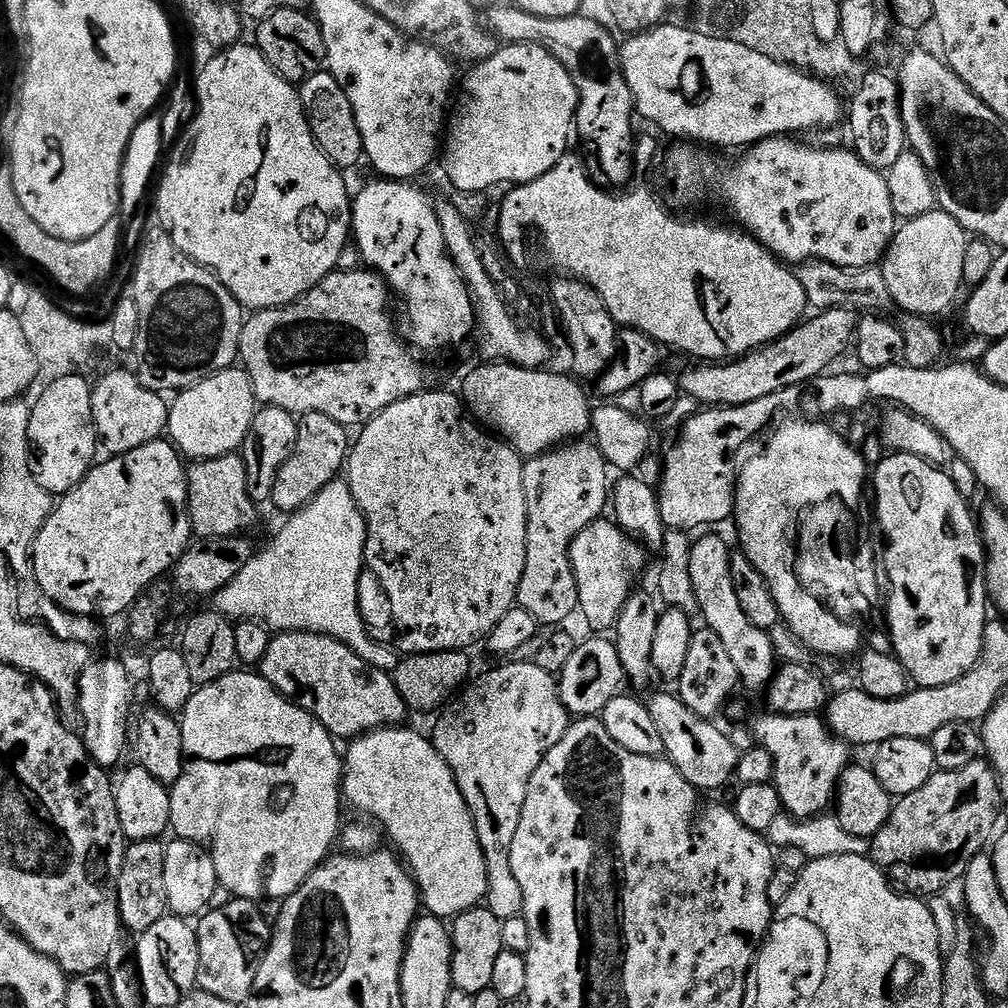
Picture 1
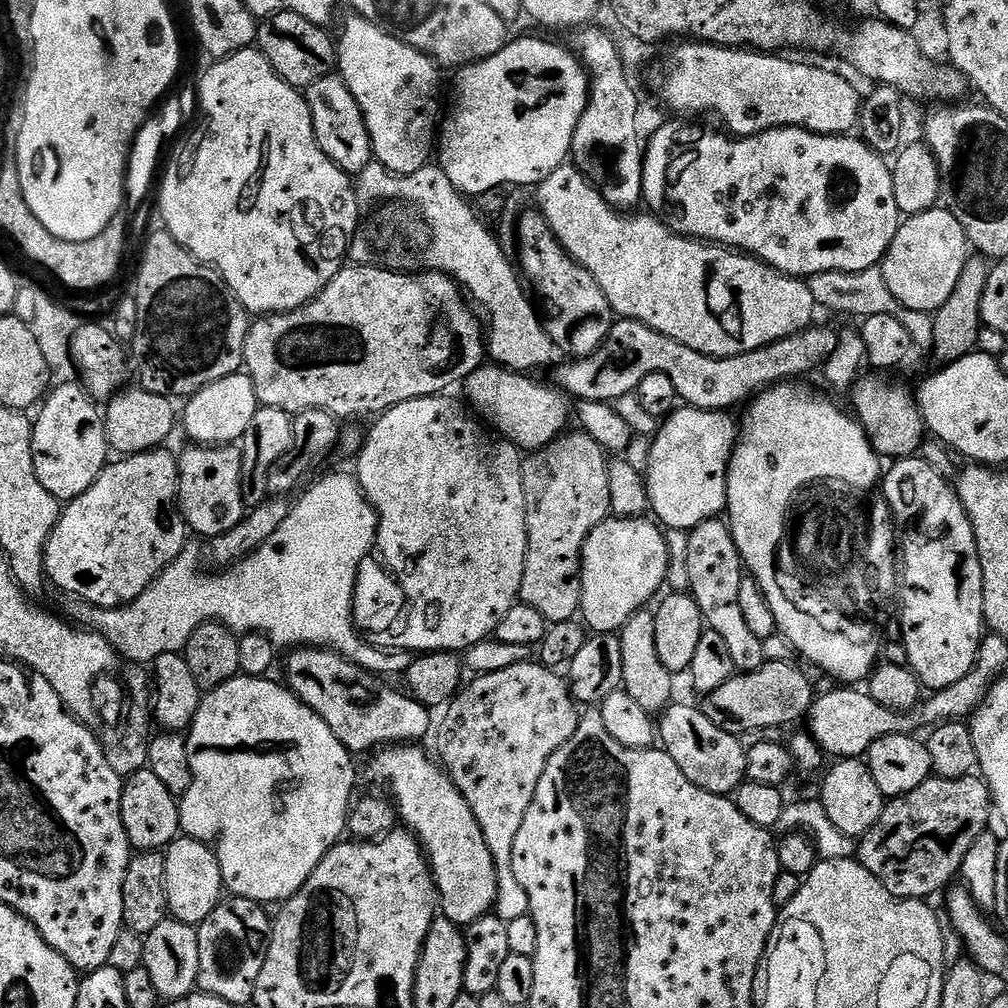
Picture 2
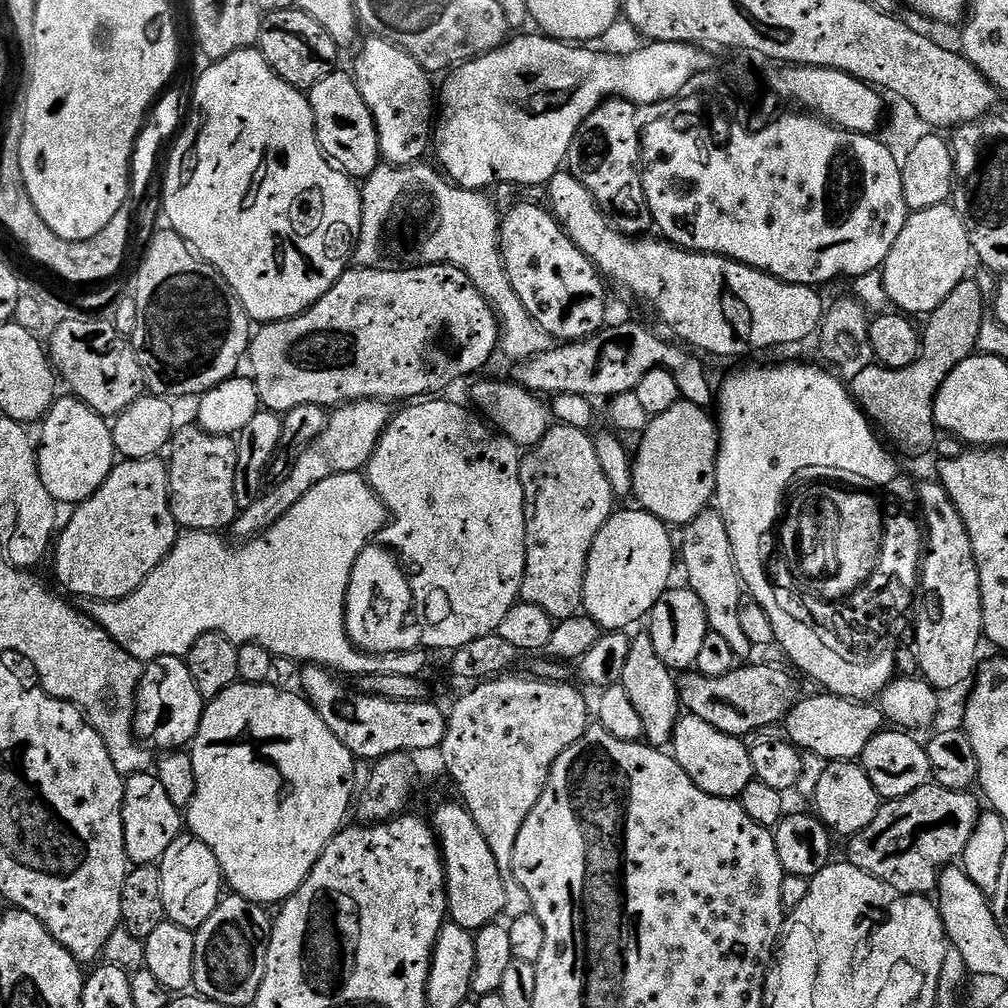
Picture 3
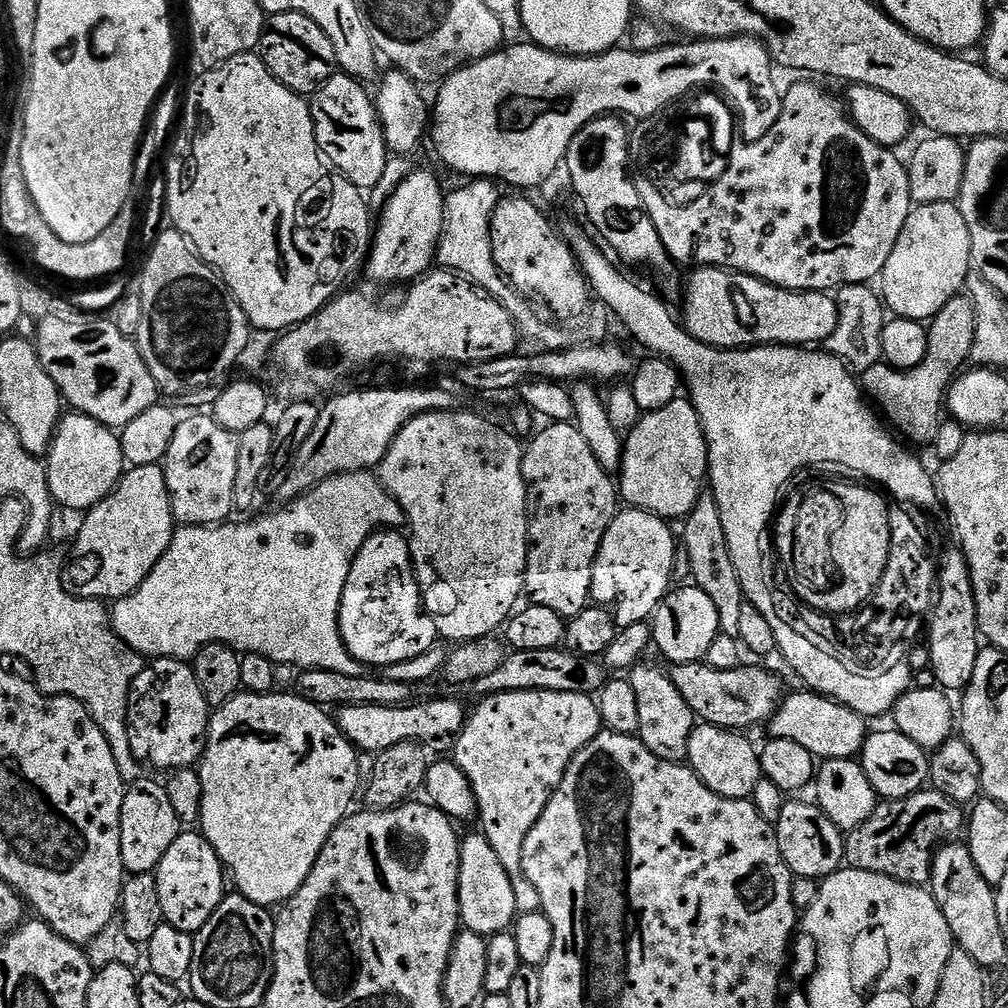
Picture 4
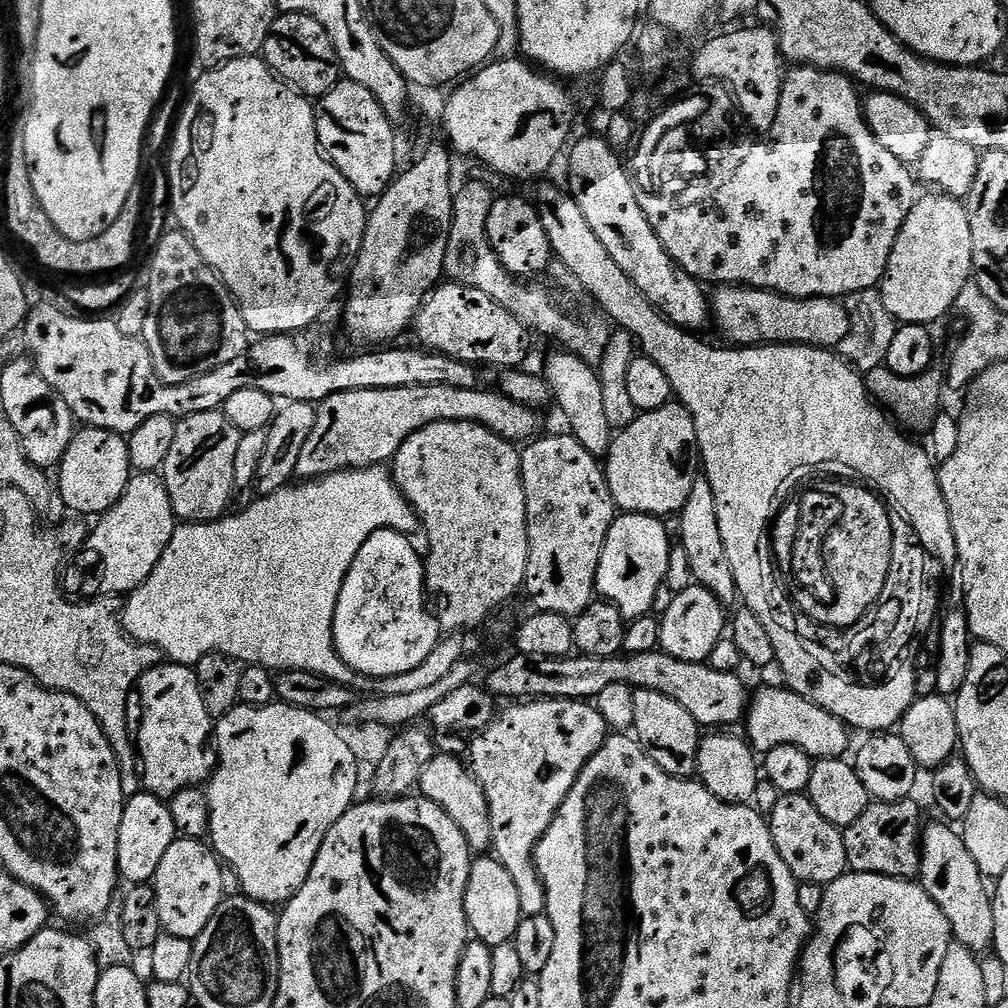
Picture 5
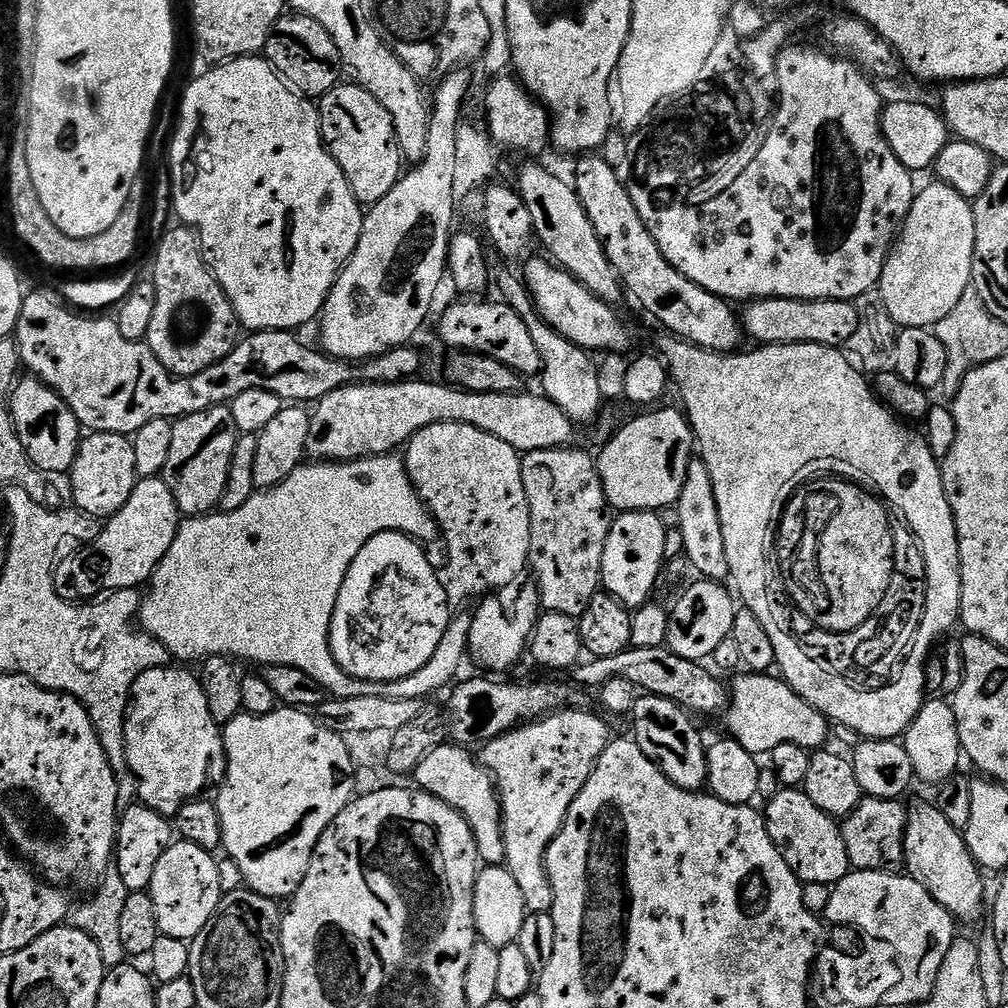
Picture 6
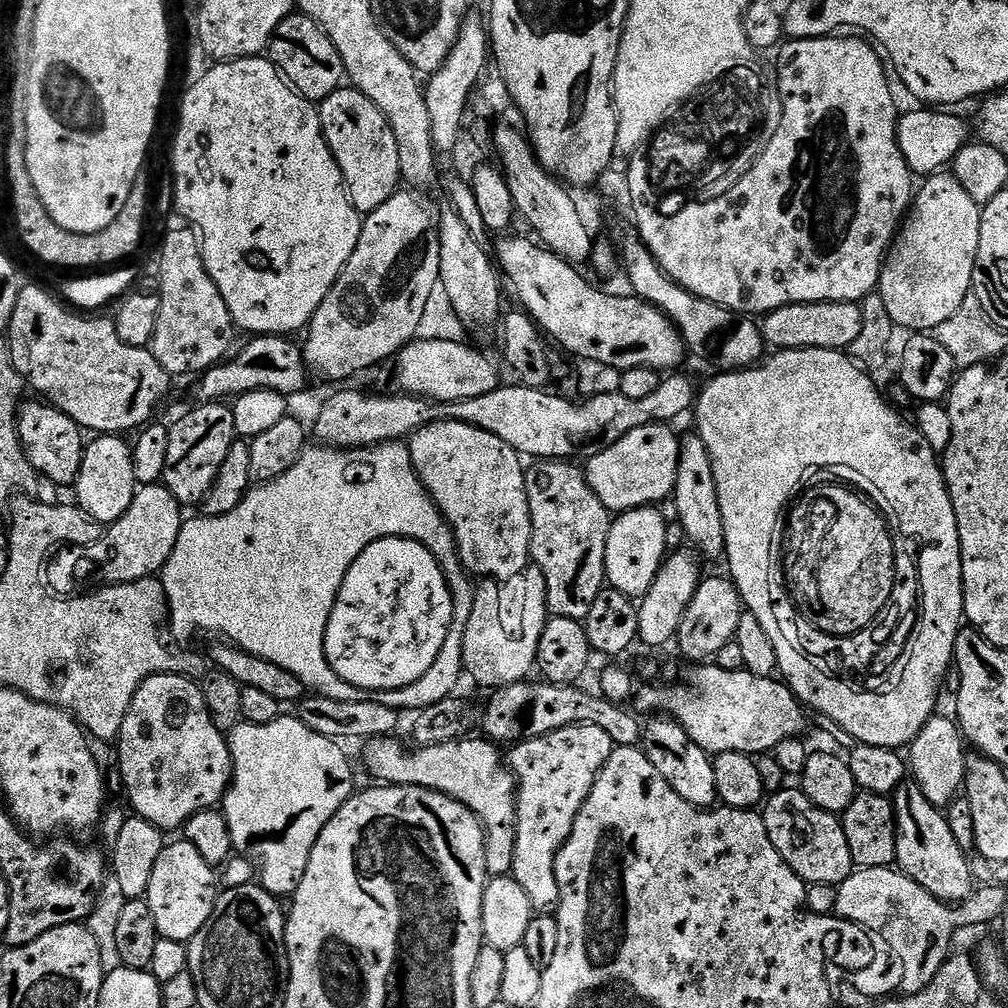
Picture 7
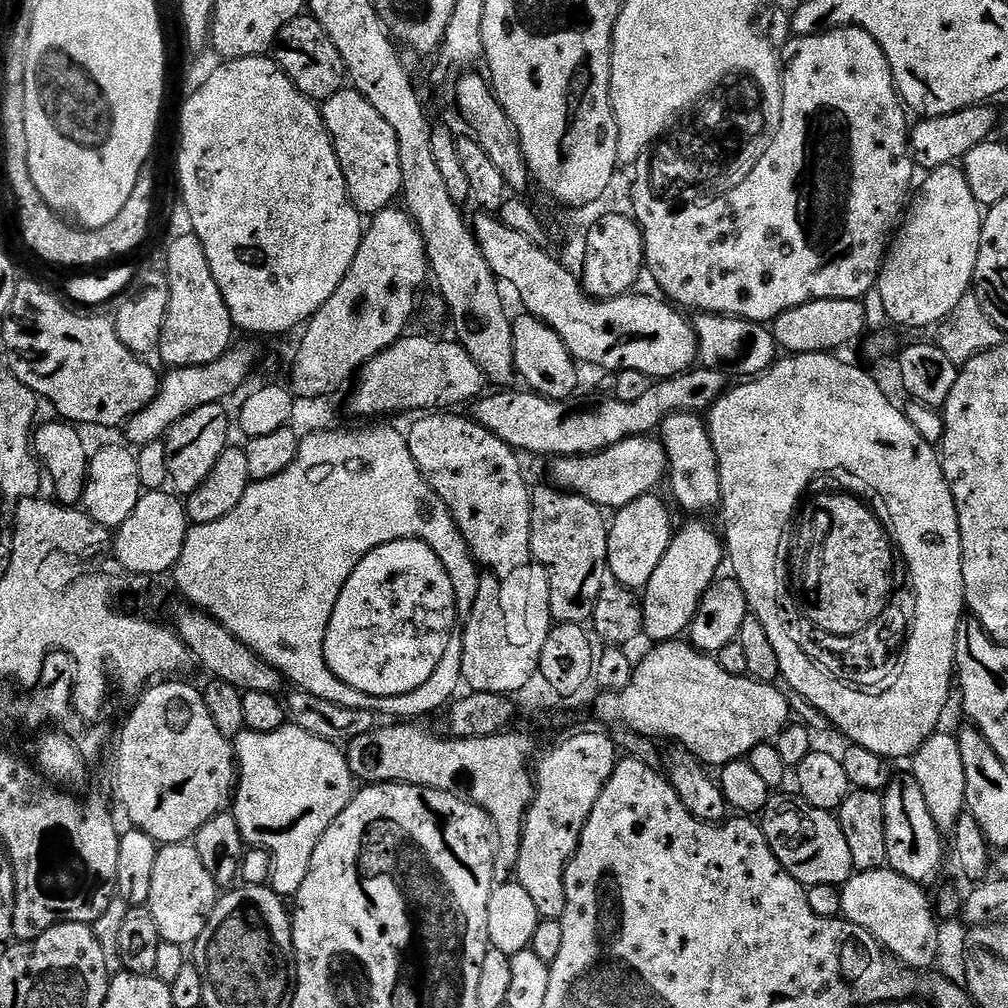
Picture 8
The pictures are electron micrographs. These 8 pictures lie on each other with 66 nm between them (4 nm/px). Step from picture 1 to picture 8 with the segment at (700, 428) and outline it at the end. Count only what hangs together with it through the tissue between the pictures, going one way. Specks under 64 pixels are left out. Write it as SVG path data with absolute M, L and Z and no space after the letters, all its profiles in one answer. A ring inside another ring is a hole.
M655 435L631 436L628 440L618 442L614 446L605 448L602 452L594 452L590 456L562 456L551 461L551 483L565 492L576 492L585 496L590 502L605 510L619 510L638 498L655 493L656 487L668 474L668 455L664 445Z

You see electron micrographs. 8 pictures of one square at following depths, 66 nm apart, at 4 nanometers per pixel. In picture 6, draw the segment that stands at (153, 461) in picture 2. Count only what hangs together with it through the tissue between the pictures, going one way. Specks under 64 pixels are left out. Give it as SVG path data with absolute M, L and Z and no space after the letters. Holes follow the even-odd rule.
M140 478L136 481L136 488L130 494L130 502L126 502L126 506L122 506L122 510L118 510L118 514L107 517L106 523L101 527L99 536L95 540L91 541L90 546L85 547L72 560L72 565L68 568L68 576L72 579L72 592L73 597L76 598L99 598L107 593L116 592L119 588L135 588L139 589L141 586L147 585L151 580L154 570L162 562L162 558L166 558L166 550L170 550L170 542L174 542L174 538L178 534L180 529L180 521L182 519L182 513L174 502L174 494L170 494L170 486L162 478Z

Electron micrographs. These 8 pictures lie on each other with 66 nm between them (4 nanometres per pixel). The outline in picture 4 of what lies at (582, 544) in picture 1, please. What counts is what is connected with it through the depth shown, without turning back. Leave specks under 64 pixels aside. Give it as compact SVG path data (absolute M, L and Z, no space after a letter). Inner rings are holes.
M631 506L617 511L594 562L592 600L609 609L620 628L645 623L673 583L676 552L678 556L678 541L671 536L667 520Z

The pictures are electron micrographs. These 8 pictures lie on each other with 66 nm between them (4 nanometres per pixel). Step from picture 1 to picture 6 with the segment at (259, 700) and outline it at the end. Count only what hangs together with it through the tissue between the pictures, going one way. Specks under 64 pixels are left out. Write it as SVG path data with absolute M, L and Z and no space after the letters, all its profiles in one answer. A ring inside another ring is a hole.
M277 706L265 716L235 716L223 725L222 735L228 768L214 803L222 822L223 851L228 851L247 887L271 900L283 901L283 896L292 897L302 886L322 834L354 798L357 766L351 761L342 736L326 730L315 715L299 708Z

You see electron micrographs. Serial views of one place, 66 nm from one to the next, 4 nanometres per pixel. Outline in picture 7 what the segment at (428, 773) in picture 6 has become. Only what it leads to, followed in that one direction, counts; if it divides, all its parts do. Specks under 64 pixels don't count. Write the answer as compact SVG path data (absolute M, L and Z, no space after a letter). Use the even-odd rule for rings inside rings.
M391 735L375 736L364 745L362 763L364 762L365 770L376 779L373 781L383 782L388 786L394 784L418 786L426 790L441 792L458 802L462 802L462 806L469 808L480 819L484 834L488 837L486 842L486 870L489 877L511 876L514 866L514 846L516 845L516 777L512 775L512 770L508 767L501 749L493 741L487 738L472 739L461 738L425 748L419 746L403 748Z

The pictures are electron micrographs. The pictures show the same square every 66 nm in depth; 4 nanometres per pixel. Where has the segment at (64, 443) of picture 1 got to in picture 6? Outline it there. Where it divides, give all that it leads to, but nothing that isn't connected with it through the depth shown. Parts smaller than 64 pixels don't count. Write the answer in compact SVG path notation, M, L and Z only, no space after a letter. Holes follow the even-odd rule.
M92 432L85 435L80 442L80 449L72 463L71 503L77 509L97 518L107 518L118 514L130 494L136 488L138 479L134 466L134 446L131 439L113 432Z

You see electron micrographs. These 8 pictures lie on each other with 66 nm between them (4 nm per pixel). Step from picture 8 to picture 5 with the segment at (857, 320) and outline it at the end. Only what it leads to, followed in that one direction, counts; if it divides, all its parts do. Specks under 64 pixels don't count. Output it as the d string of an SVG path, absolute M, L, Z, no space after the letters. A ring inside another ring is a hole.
M724 286L710 300L714 313L714 324L720 327L725 341L736 346L759 346L762 344L808 344L812 348L839 349L840 343L850 332L850 318L845 305L839 299L827 296L797 298L782 296L778 292L768 292L764 288L745 288L743 286Z

